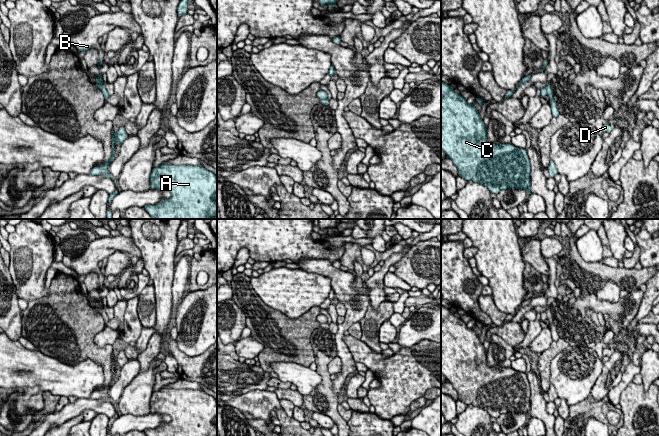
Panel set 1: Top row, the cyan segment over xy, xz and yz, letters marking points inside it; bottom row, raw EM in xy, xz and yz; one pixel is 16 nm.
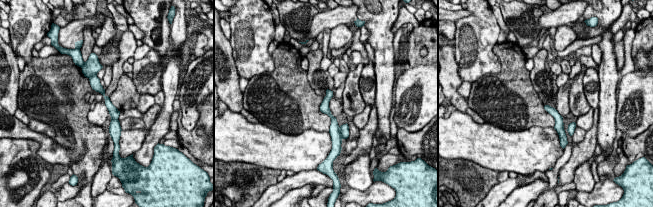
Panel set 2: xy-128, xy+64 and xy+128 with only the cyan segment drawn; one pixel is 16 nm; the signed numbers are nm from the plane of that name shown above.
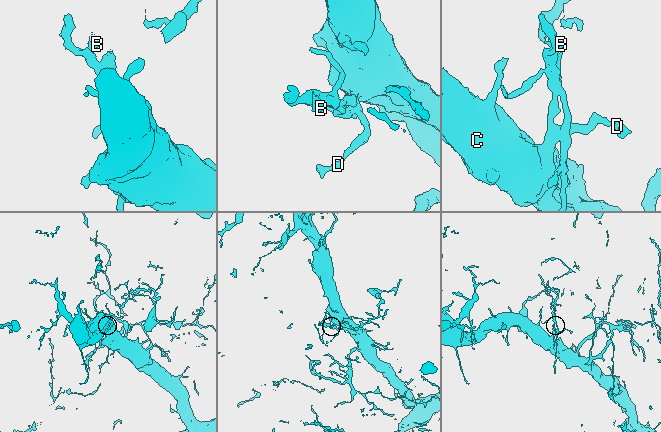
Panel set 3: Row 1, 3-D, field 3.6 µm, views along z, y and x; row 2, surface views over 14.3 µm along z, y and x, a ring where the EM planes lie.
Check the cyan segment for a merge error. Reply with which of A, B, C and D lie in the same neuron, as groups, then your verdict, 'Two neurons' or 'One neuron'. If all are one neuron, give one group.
Groups: A C D / B. Two neurons

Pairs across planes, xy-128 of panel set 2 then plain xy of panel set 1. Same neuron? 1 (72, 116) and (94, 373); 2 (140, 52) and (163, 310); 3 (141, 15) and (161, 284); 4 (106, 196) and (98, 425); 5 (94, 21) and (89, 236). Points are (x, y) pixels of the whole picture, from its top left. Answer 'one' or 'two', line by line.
1: two
2: two
3: one
4: two
5: two

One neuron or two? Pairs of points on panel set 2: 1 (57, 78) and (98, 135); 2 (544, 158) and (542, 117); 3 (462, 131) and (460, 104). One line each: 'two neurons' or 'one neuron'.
1: one neuron
2: two neurons
3: two neurons

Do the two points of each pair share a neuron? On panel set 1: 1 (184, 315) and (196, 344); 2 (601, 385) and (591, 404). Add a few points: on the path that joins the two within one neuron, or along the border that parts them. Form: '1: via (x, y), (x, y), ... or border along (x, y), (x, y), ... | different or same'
1: via (191, 322), (196, 327), (196, 337) | same
2: border along (607, 395), (599, 400), (594, 400), (589, 396) | different

